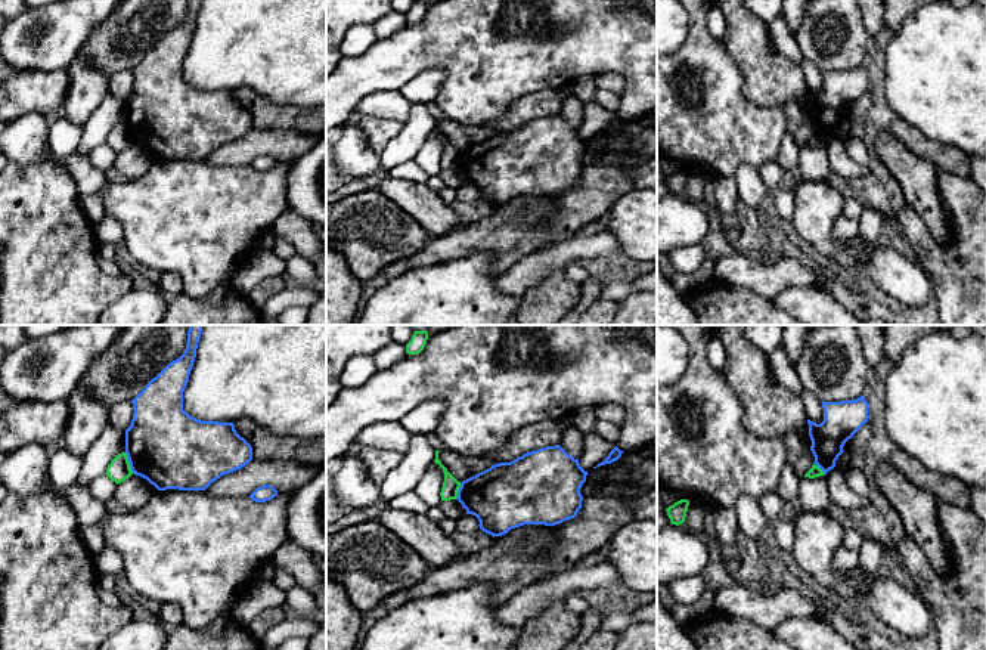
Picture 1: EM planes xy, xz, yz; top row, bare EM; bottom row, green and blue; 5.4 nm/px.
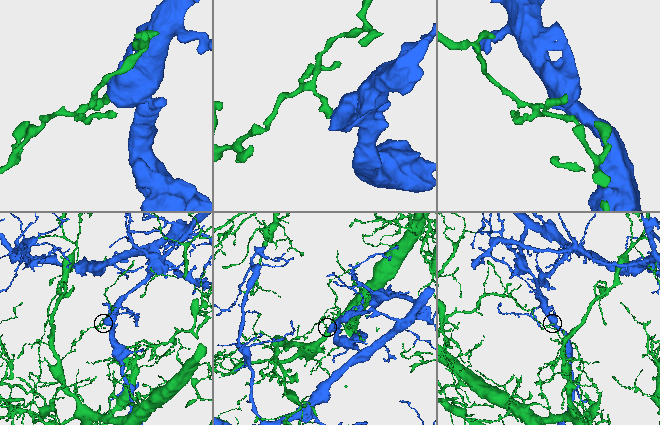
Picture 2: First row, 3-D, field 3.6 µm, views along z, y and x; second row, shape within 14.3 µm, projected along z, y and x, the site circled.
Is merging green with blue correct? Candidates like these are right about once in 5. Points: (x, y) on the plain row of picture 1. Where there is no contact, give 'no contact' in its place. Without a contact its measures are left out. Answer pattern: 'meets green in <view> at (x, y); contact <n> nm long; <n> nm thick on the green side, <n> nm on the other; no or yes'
meets green in xy at (129, 132); contact 130 nm long; 120 nm thick on the green side, 420 nm on the other; no

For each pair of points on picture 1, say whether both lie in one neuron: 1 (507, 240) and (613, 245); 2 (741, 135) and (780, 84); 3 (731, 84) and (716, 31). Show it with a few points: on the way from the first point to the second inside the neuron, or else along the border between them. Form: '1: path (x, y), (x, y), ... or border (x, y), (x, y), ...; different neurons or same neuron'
1: border (579, 232), (566, 238); different neurons
2: border (743, 79), (743, 95), (749, 101), (780, 108); different neurons
3: border (709, 15), (709, 33), (722, 42); different neurons

